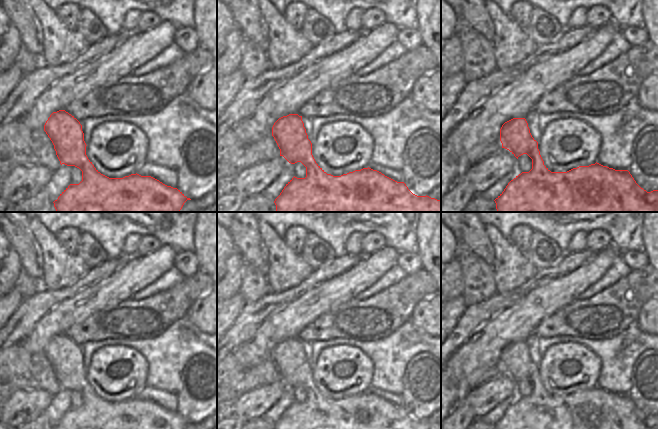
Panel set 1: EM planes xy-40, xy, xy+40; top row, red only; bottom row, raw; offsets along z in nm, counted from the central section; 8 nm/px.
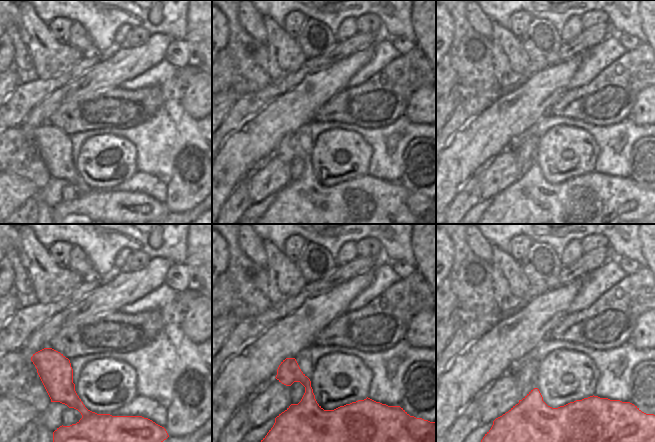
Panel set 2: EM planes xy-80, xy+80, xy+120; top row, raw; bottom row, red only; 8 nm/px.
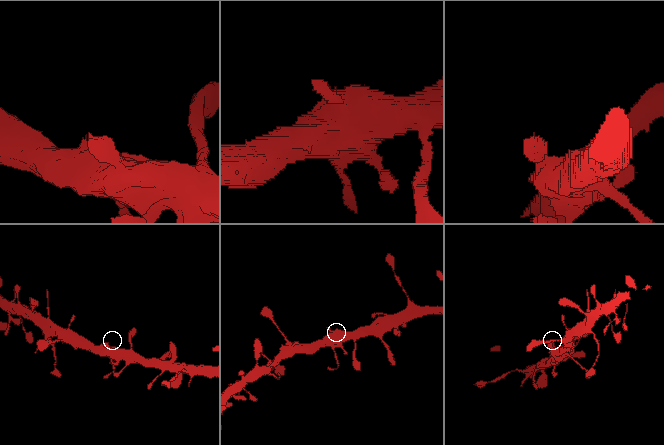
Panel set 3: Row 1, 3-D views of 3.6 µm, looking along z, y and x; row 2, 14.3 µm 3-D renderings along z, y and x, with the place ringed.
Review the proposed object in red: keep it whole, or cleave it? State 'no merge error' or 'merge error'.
no merge error

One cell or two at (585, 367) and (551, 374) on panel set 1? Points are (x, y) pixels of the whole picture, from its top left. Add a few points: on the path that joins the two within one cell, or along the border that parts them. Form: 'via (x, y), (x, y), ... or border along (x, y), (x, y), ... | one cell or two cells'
via (577, 374), (572, 377), (559, 374) | one cell

